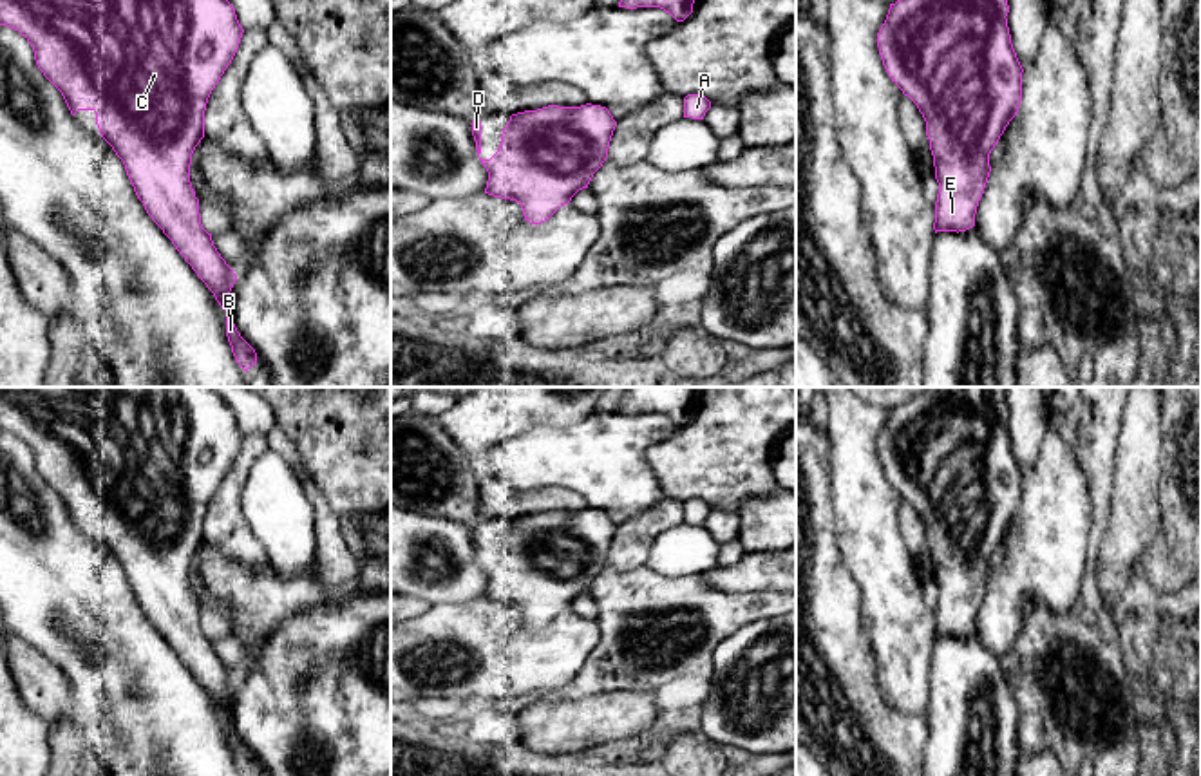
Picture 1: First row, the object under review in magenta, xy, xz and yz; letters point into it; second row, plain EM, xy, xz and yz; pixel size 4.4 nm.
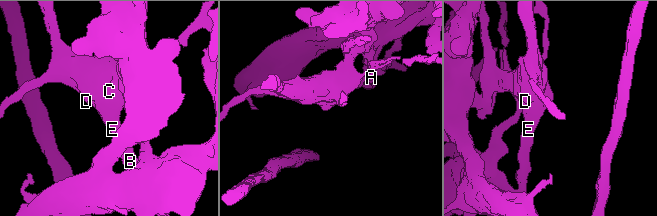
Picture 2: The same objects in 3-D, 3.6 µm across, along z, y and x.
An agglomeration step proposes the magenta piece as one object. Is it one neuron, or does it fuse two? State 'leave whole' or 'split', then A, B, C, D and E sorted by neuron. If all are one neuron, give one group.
split; A C / B D E

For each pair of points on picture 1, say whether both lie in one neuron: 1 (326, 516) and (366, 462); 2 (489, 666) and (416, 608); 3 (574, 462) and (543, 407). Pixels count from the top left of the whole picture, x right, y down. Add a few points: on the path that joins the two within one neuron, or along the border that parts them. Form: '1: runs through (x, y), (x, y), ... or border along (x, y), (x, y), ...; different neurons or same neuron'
1: border along (315, 485), (339, 516); different neurons
2: border along (431, 606), (409, 619); different neurons
3: border along (594, 411), (567, 425), (538, 425), (512, 436); different neurons

